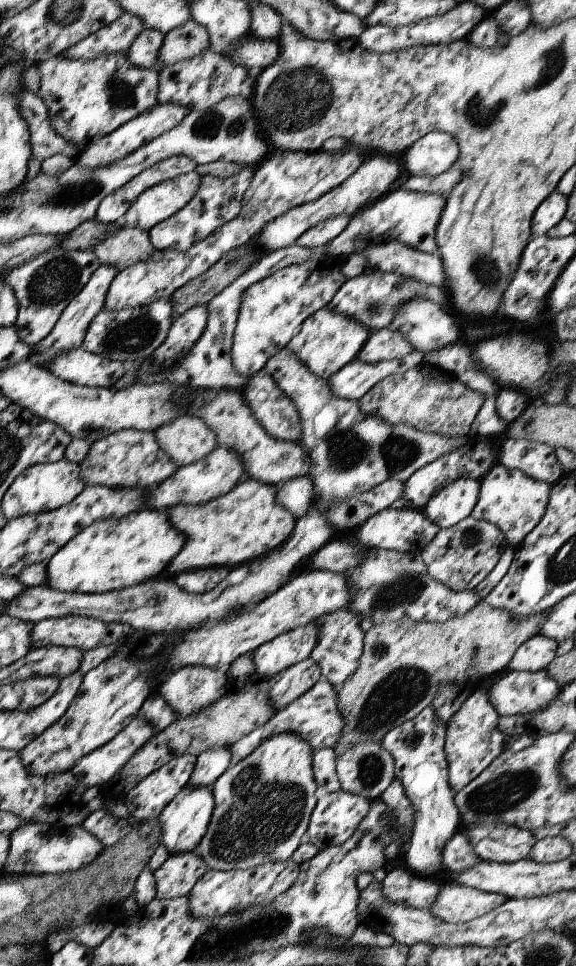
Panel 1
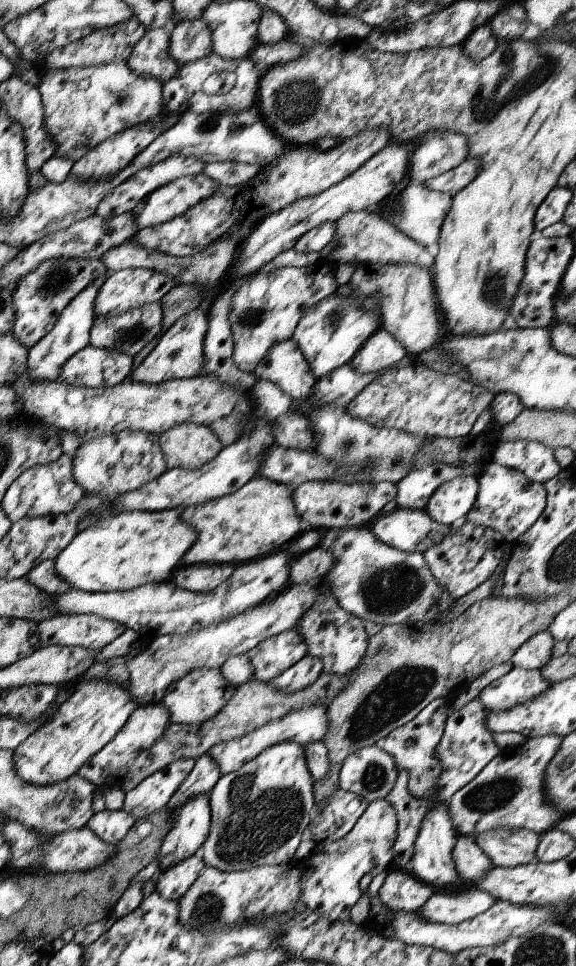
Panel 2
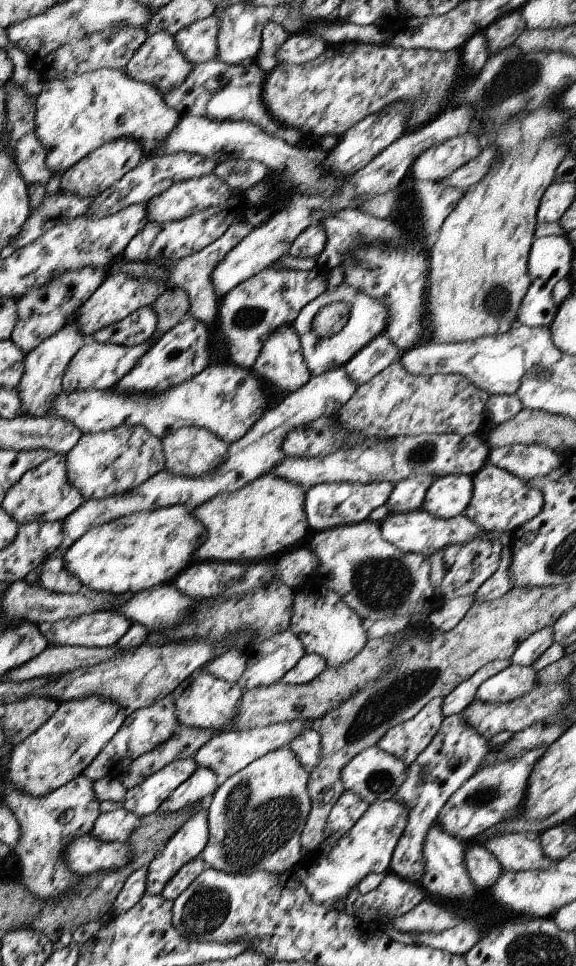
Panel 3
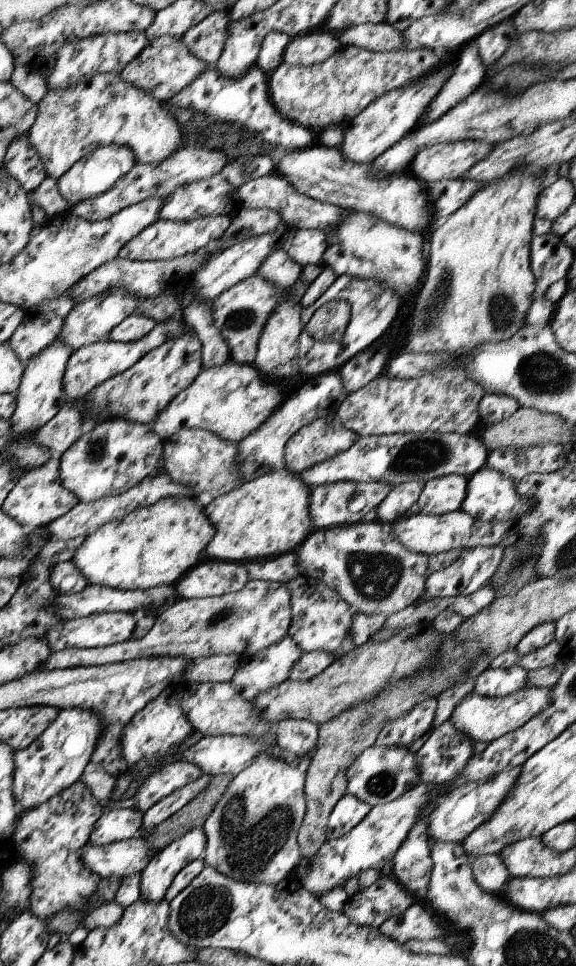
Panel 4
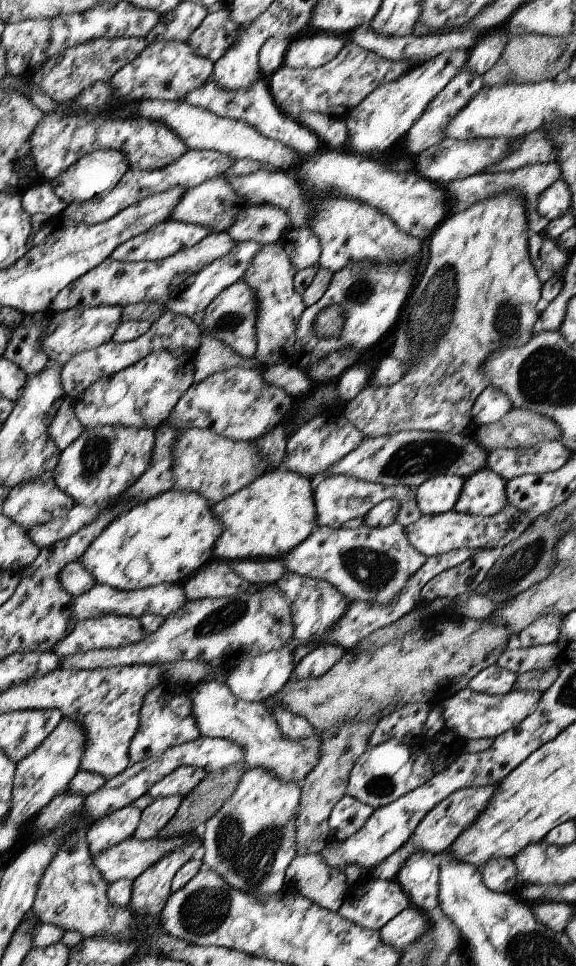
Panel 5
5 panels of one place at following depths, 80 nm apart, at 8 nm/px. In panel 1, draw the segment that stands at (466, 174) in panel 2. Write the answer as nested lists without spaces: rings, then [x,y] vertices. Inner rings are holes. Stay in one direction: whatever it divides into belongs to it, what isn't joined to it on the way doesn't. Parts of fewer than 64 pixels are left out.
[[[449,167],[445,172],[434,177],[409,176],[401,186],[394,187],[420,193],[428,192],[437,193],[439,195],[448,195],[449,191],[461,180],[461,177],[462,170],[460,168]]]

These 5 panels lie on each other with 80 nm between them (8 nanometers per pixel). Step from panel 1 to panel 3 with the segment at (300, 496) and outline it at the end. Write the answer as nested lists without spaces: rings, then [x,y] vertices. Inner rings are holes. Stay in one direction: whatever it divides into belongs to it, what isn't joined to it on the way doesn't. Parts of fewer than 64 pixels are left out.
[[[373,481],[370,483],[319,483],[310,486],[305,491],[304,513],[307,527],[311,533],[335,528],[338,526],[355,524],[367,520],[371,510],[383,506],[392,491],[390,482]]]

